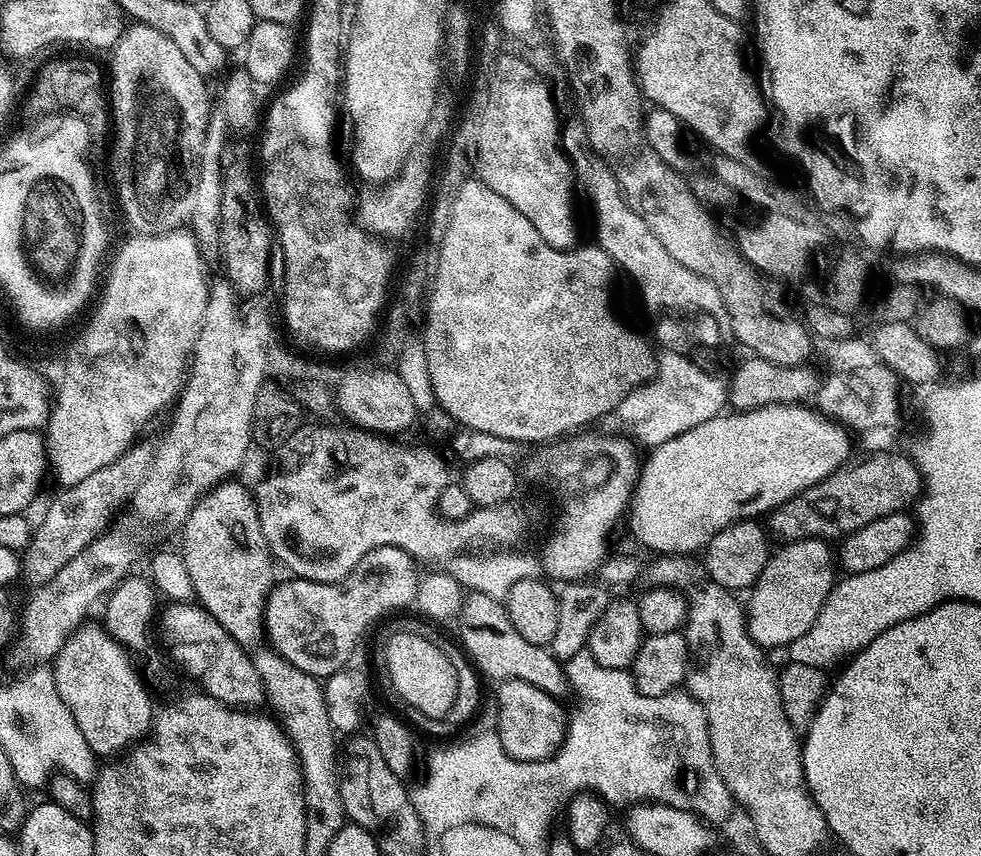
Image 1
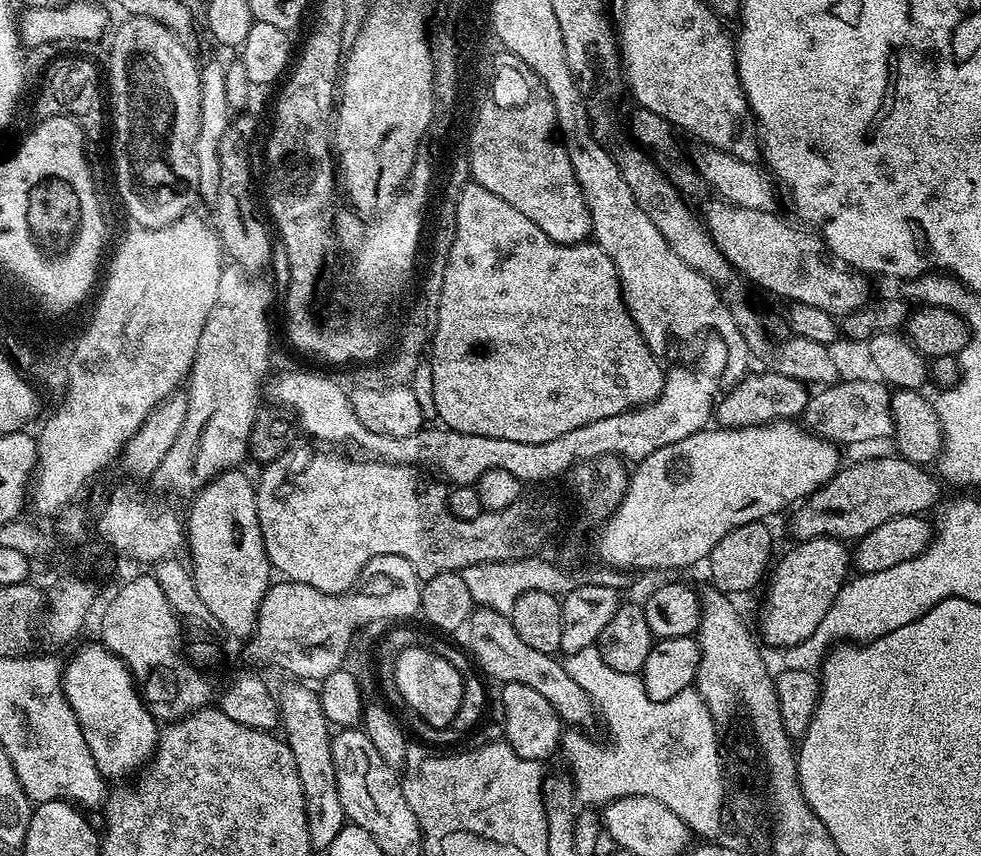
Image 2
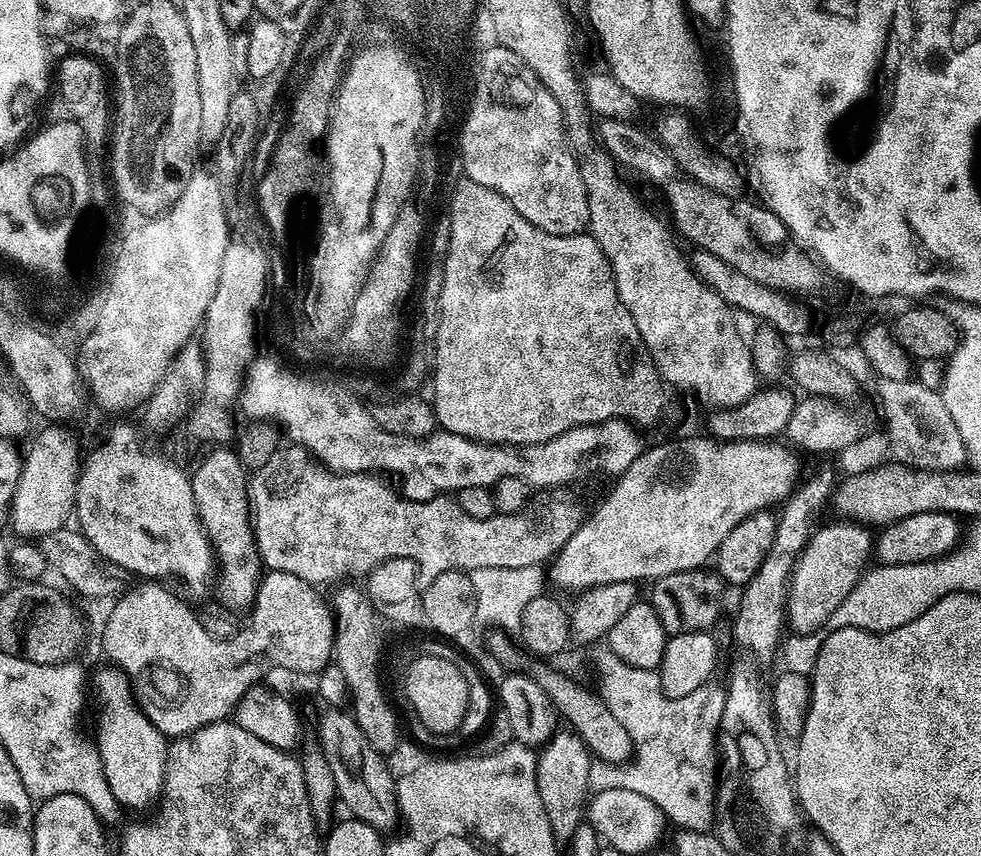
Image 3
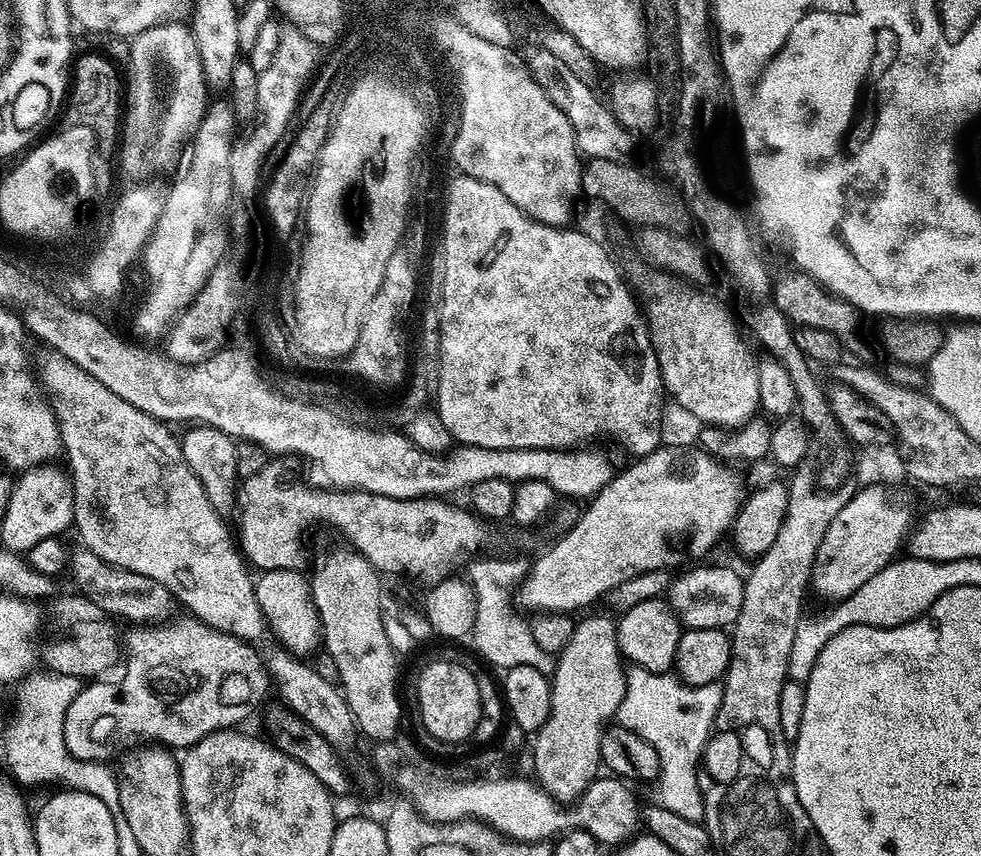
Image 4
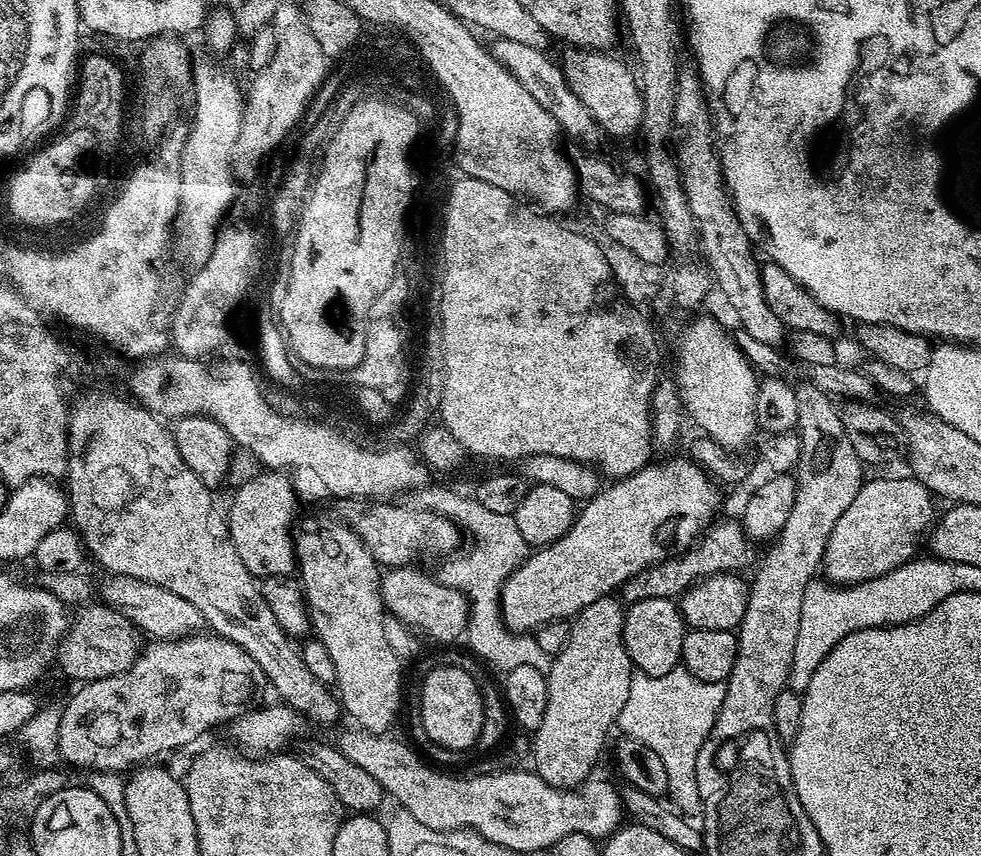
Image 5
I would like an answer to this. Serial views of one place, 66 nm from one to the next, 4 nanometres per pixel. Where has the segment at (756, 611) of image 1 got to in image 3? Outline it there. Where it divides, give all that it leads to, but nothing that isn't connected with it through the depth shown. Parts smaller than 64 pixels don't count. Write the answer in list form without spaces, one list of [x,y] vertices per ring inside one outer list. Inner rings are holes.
[[[836,522],[817,527],[796,558],[792,577],[788,580],[786,624],[796,634],[816,634],[828,623],[843,600],[854,590],[874,552],[874,536],[865,525]]]

